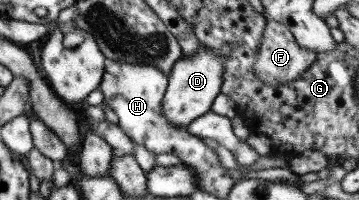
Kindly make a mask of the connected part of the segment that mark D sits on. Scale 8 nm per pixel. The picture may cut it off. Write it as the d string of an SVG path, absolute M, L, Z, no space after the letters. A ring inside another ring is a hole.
M200 43L197 53L189 59L179 59L168 75L168 86L162 101L162 112L170 124L186 128L197 117L205 115L212 108L214 99L223 85L224 65L221 55Z

